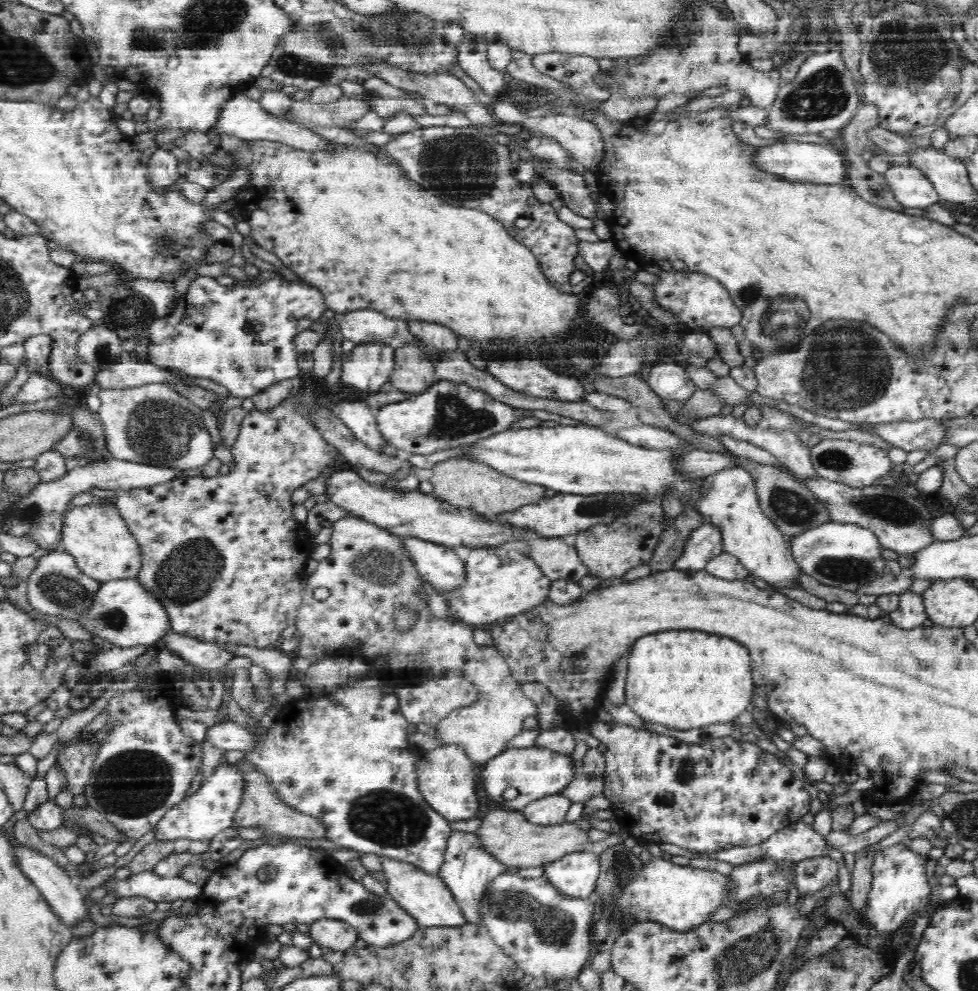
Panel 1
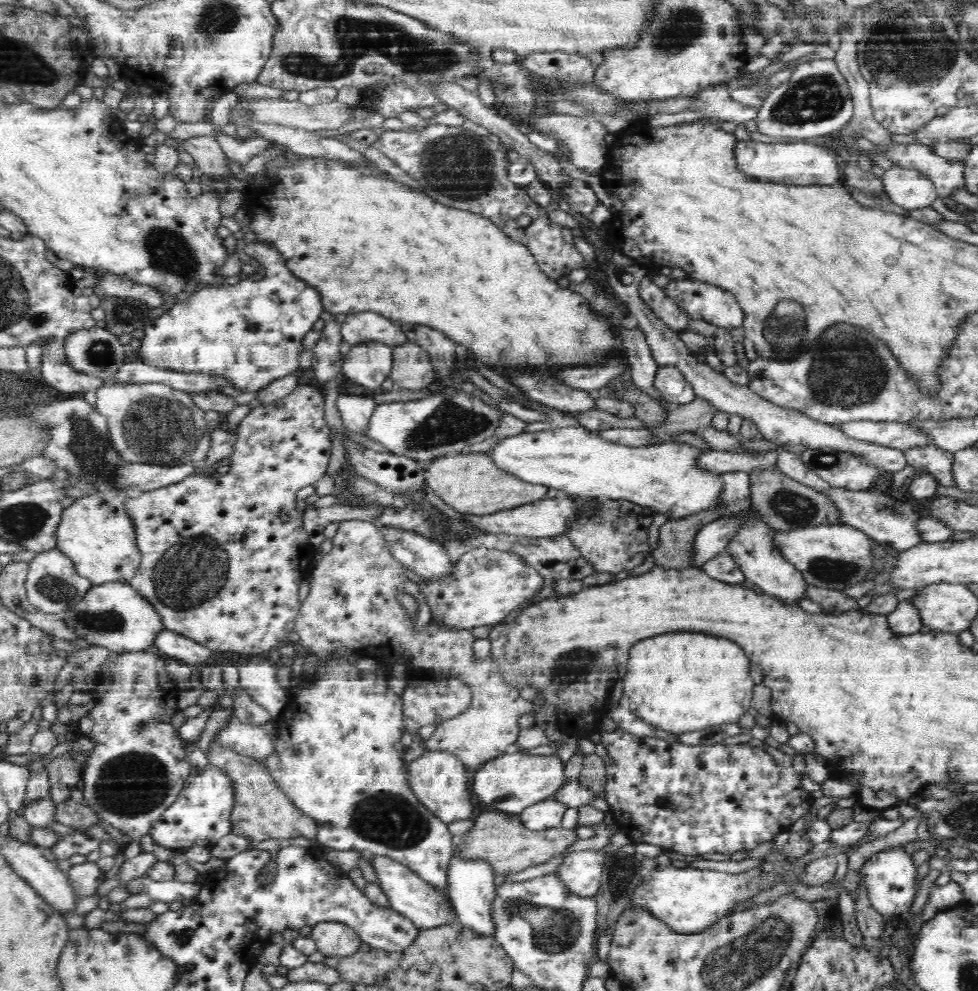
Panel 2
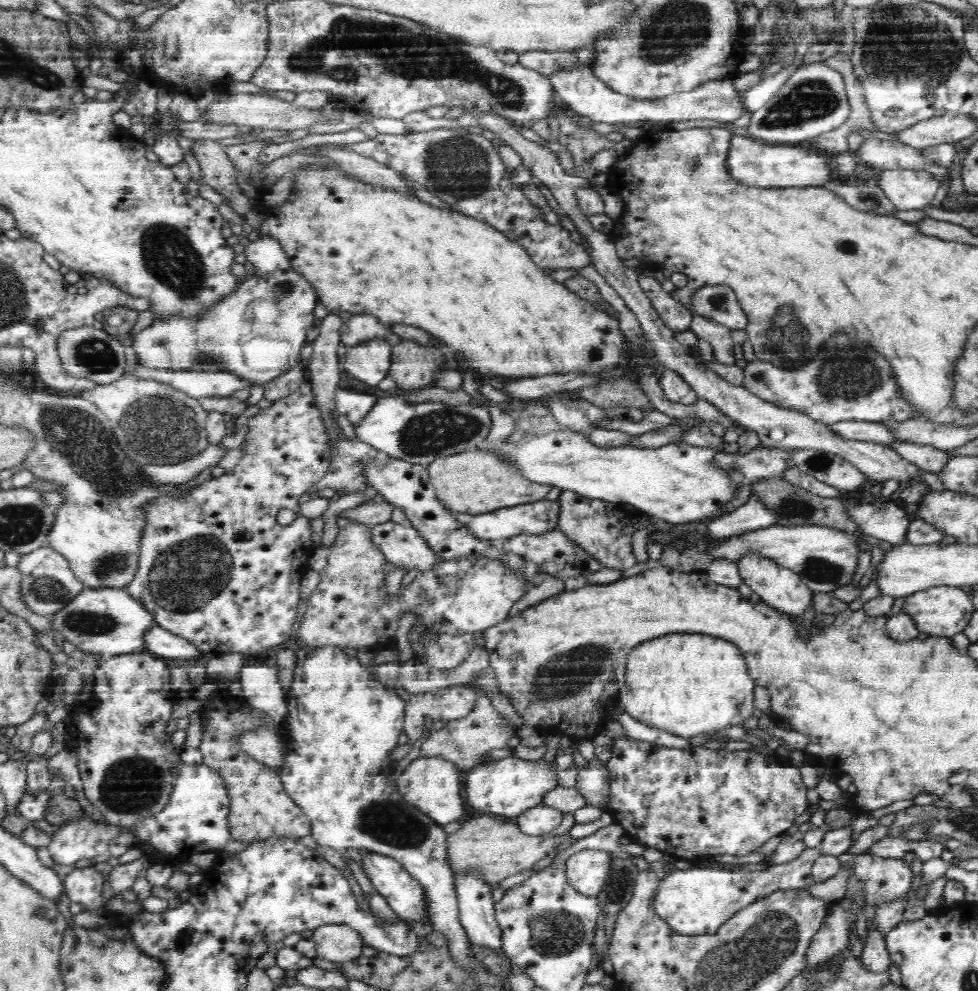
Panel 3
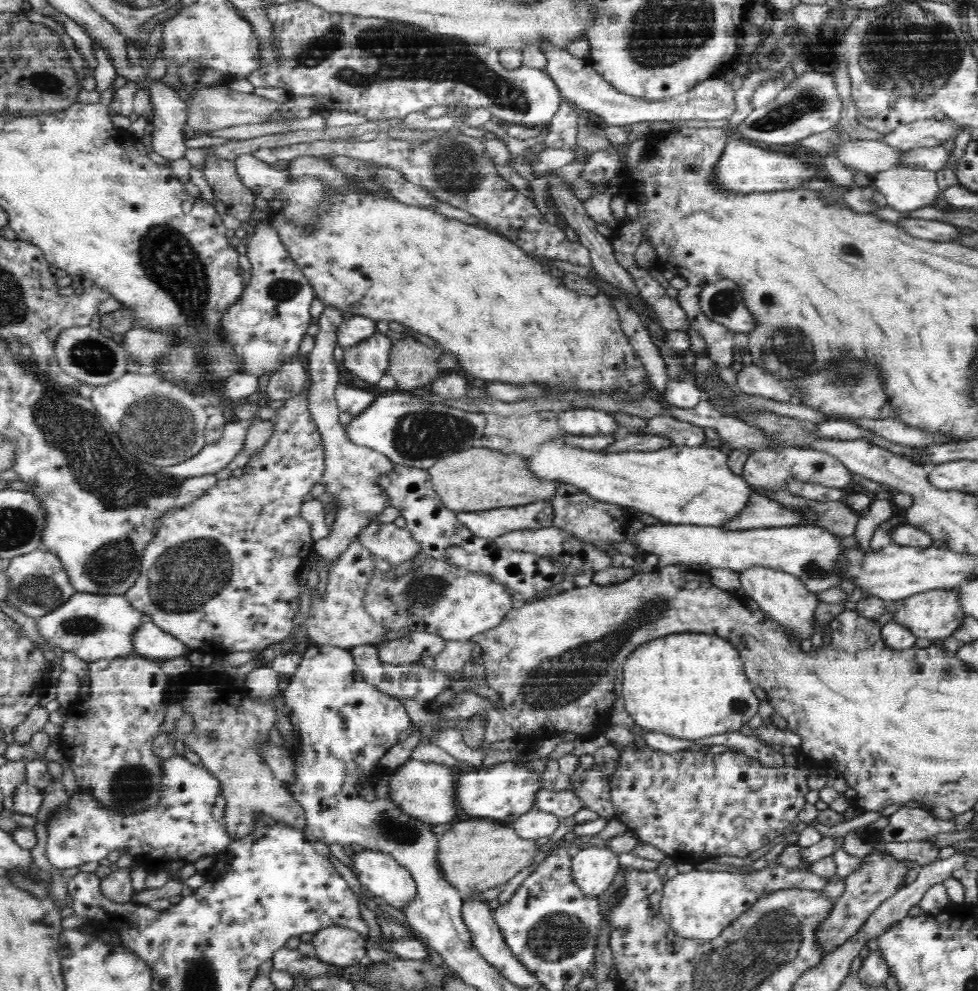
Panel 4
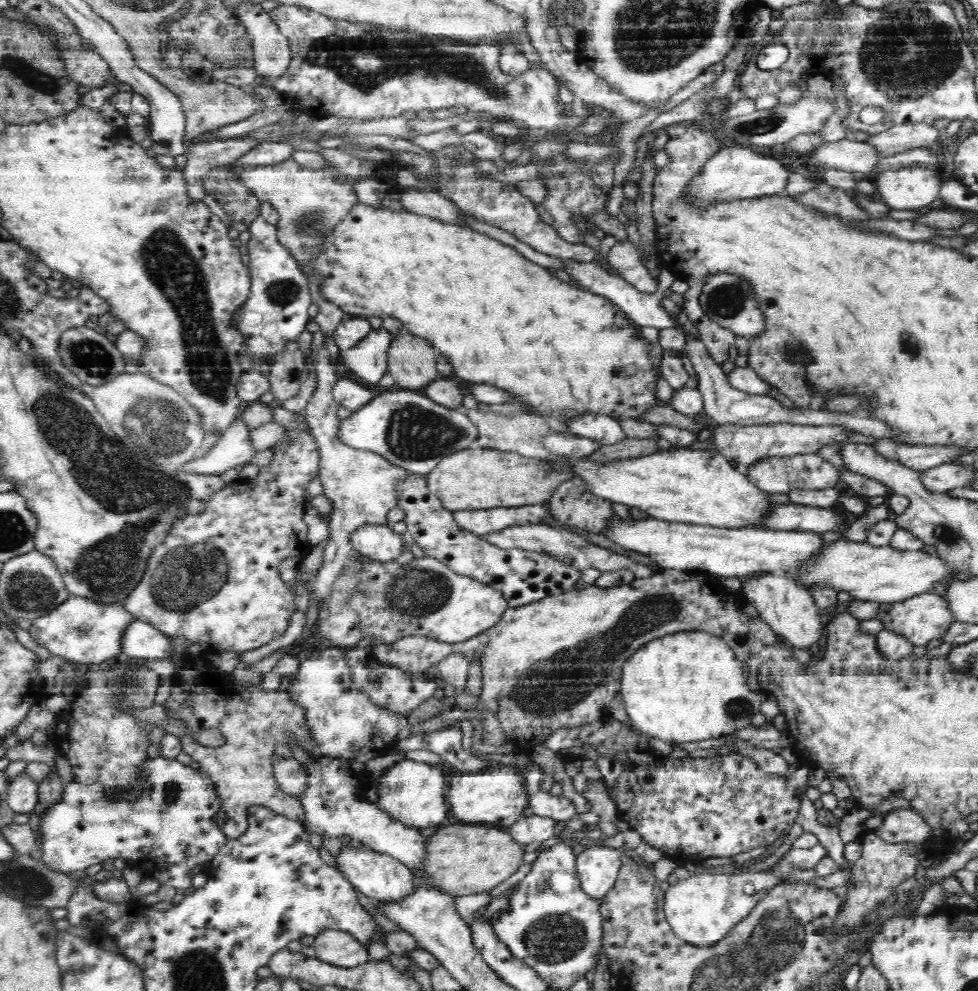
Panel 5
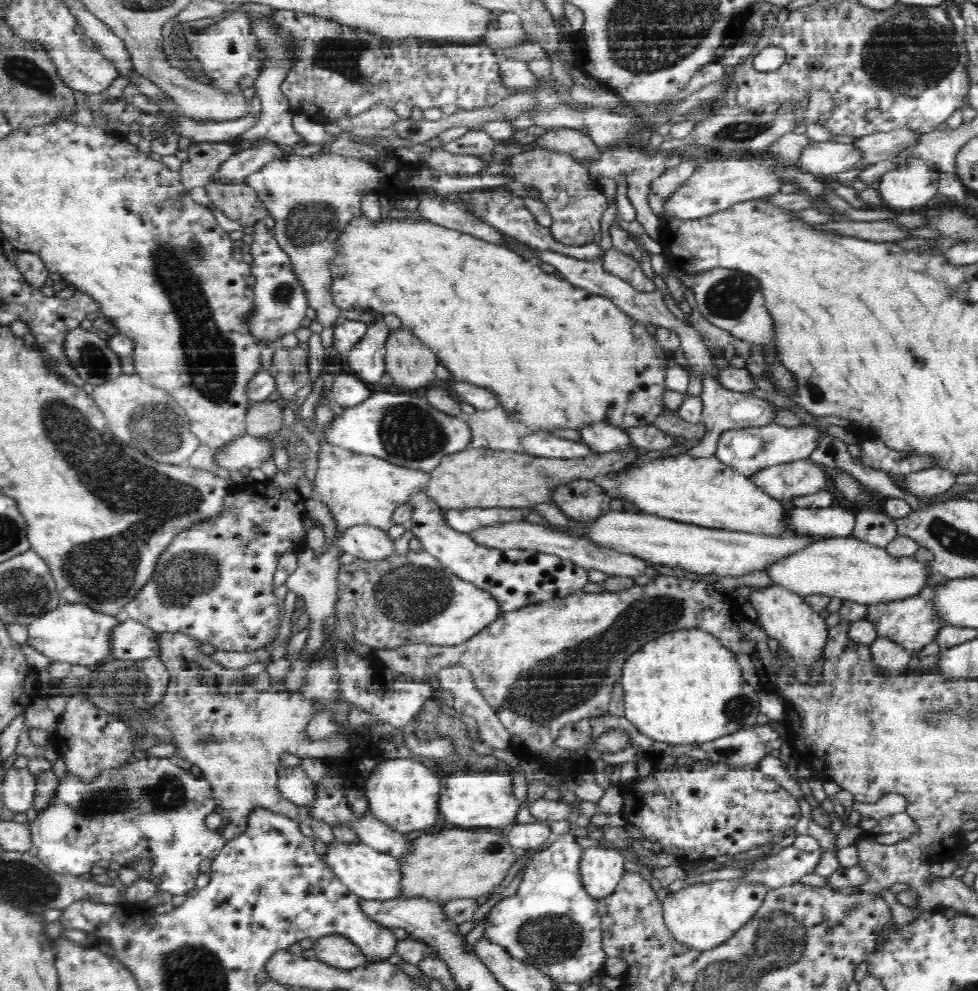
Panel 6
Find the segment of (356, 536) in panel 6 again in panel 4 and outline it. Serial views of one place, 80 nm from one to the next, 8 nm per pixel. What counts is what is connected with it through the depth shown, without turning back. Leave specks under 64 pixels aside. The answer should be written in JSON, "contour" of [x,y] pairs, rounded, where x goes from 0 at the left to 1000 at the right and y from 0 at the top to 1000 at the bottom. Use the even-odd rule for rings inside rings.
{"contour":[[[402,527],[377,528],[368,539],[372,551],[403,572],[419,565],[422,567],[434,555],[430,547],[423,544],[421,535],[407,533]]]}

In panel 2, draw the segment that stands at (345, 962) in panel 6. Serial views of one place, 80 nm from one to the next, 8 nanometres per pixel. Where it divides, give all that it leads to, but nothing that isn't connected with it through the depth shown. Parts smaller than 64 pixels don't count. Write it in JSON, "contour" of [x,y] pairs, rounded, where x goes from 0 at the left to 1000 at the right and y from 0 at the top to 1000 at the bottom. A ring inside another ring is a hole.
{"contour":[[[325,929],[325,932],[319,934],[317,945],[321,949],[324,959],[332,965],[360,963],[366,959],[369,951],[361,936],[344,929]]]}

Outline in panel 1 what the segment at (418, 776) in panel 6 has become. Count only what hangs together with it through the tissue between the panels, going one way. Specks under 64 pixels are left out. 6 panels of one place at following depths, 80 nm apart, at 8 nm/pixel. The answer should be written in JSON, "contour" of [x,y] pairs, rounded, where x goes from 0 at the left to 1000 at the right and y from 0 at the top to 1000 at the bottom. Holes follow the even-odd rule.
{"contour":[[[464,749],[434,759],[427,771],[428,796],[434,806],[461,829],[488,825],[489,817],[493,815],[493,809],[489,805],[487,772],[489,769],[478,760],[478,754]]]}

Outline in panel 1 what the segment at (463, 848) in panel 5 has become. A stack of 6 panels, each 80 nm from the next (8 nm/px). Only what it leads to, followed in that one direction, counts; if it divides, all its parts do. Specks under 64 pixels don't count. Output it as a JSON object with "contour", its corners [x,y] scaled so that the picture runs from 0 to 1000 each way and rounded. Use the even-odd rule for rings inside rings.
{"contour":[[[504,817],[495,825],[490,842],[498,857],[502,858],[515,872],[526,875],[556,874],[580,862],[593,860],[603,854],[602,840],[604,835],[598,828],[577,829],[569,831],[552,831],[544,829],[535,817]]]}

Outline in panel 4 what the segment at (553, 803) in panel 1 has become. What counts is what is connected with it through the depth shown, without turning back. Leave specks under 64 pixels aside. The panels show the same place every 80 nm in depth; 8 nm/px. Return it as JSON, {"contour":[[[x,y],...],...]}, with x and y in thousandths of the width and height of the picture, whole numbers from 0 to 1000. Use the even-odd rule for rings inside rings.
{"contour":[[[546,815],[534,821],[524,832],[534,846],[552,846],[566,842],[574,826],[571,821]]]}

